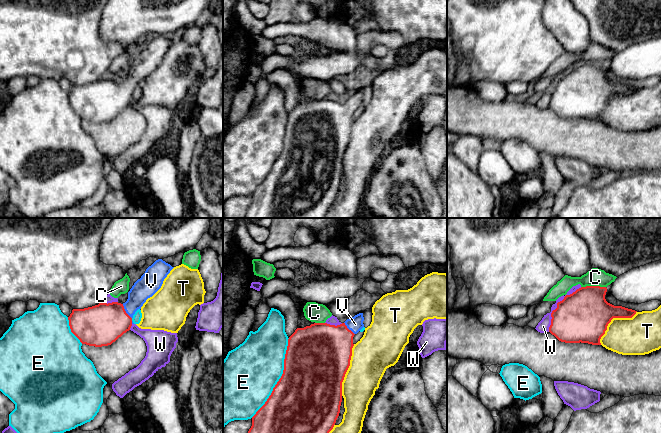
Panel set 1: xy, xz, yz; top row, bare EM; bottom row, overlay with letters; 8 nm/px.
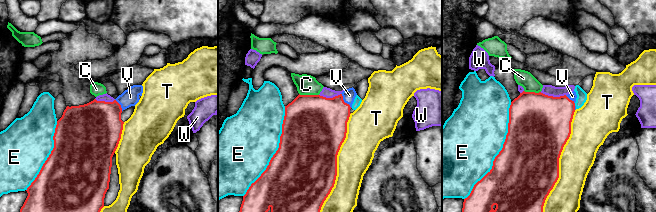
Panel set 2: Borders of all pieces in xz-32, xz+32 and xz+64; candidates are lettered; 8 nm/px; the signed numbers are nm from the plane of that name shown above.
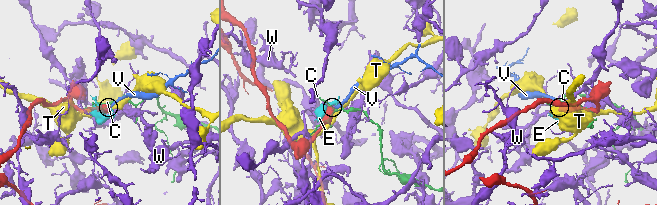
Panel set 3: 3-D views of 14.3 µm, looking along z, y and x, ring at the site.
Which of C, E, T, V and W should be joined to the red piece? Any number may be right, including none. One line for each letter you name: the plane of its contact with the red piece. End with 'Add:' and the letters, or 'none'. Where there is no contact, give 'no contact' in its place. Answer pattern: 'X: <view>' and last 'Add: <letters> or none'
V: xy
Add: V

